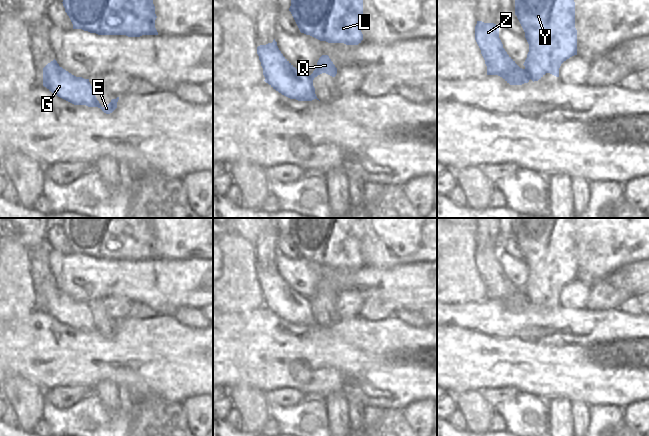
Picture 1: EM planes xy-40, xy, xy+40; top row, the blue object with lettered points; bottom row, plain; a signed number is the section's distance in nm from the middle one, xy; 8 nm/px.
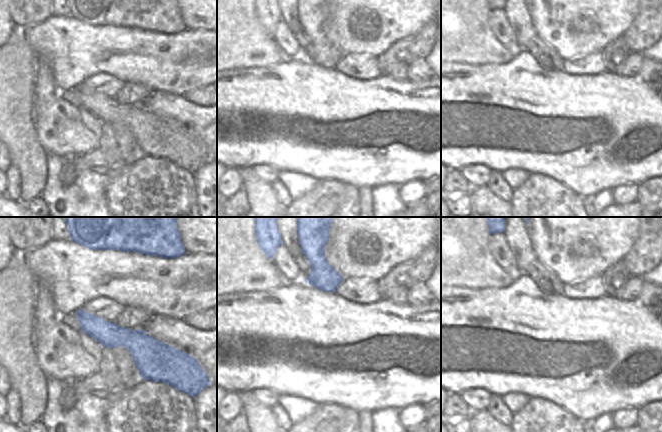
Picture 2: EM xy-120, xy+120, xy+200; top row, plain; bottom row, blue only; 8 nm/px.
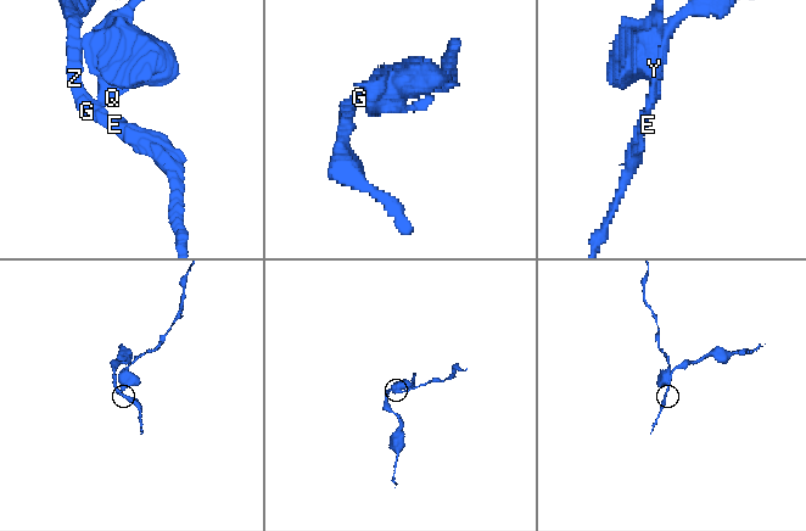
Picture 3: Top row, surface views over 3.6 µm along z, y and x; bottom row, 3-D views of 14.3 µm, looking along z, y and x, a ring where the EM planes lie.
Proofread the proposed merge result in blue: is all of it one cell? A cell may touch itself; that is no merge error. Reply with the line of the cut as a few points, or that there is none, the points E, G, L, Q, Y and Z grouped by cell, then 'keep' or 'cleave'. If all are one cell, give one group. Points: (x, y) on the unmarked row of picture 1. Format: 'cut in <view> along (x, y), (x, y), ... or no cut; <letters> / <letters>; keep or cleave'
cut in xy+40 along (524, 293), (530, 302); E G Z / L Q Y; cleave

